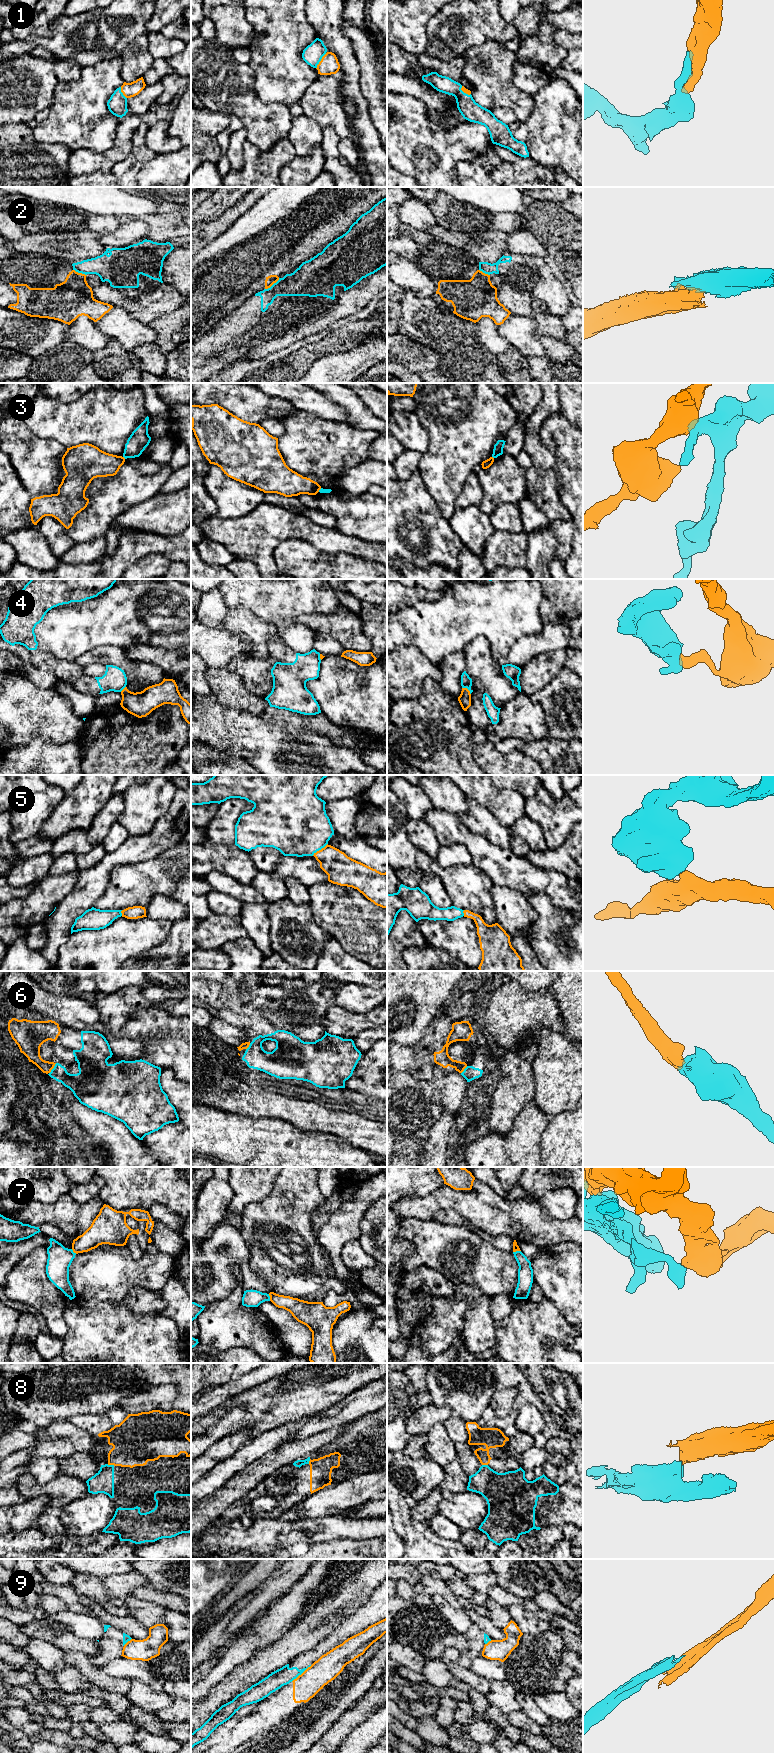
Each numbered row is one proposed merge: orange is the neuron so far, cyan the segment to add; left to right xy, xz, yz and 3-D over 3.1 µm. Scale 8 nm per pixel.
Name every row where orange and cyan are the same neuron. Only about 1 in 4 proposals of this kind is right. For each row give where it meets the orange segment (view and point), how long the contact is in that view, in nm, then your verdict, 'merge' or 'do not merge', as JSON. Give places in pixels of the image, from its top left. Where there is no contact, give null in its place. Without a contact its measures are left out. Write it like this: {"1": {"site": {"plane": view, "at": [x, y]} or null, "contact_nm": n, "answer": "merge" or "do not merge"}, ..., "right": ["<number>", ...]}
{"1": {"site": {"plane": "xz", "at": [320, 61]}, "contact_nm": 150, "answer": "merge"}, "2": {"site": {"plane": "xz", "at": [272, 284]}, "contact_nm": 150, "answer": "do not merge"}, "3": {"site": {"plane": "xz", "at": [319, 489]}, "contact_nm": 40, "answer": "do not merge"}, "4": {"site": {"plane": "yz", "at": [467, 689]}, "contact_nm": 90, "answer": "do not merge"}, "5": {"site": {"plane": "xz", "at": [319, 850]}, "contact_nm": 160, "answer": "do not merge"}, "6": {"site": {"plane": "xy", "at": [53, 1067]}, "contact_nm": 110, "answer": "merge"}, "7": {"site": {"plane": "xz", "at": [270, 1297]}, "contact_nm": 60, "answer": "do not merge"}, "8": {"site": {"plane": "xy", "at": [111, 1464]}, "contact_nm": 60, "answer": "do not merge"}, "9": {"site": {"plane": "xz", "at": [302, 1673]}, "contact_nm": 220, "answer": "do not merge"}, "right": ["1", "6"]}

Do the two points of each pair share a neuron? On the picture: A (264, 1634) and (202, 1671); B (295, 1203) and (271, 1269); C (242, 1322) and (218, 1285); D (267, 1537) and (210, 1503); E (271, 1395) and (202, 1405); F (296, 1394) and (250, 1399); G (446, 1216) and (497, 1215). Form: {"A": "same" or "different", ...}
{"A": "different", "B": "same", "C": "different", "D": "different", "E": "different", "F": "same", "G": "different"}

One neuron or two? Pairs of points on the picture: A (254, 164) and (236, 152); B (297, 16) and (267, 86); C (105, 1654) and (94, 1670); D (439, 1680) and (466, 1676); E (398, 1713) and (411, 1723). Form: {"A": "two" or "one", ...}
{"A": "two", "B": "one", "C": "two", "D": "two", "E": "one"}

